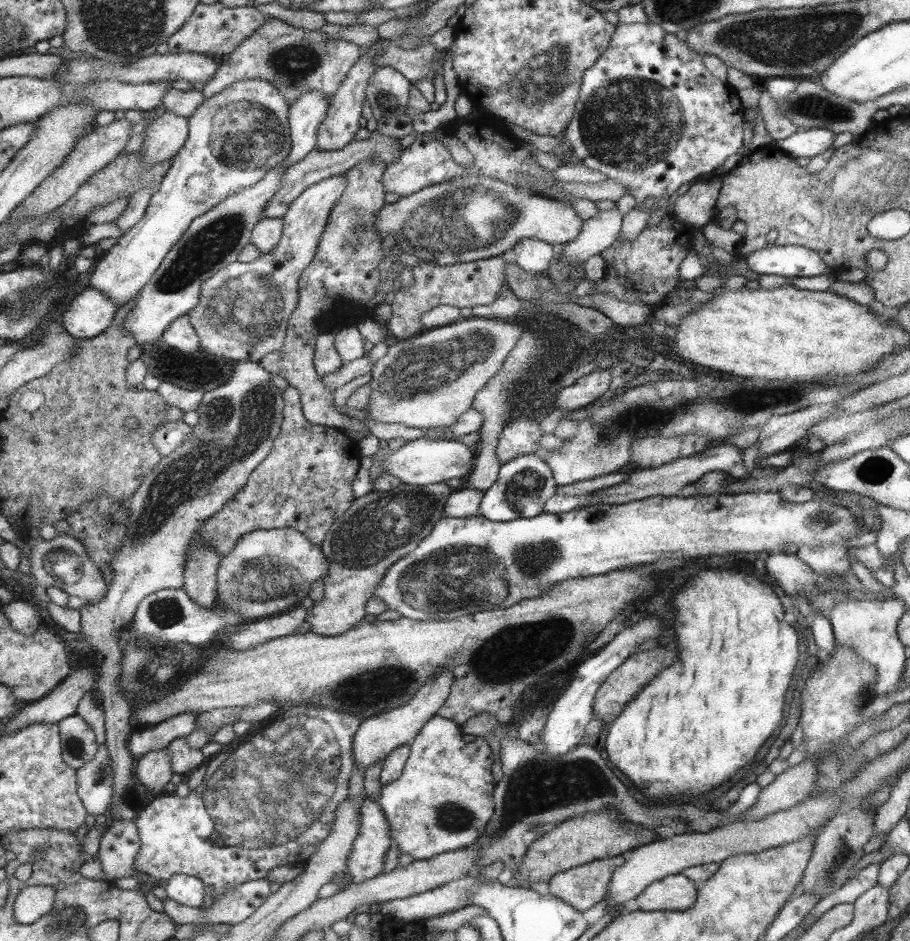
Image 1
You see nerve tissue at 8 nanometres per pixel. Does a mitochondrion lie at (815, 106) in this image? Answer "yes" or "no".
yes

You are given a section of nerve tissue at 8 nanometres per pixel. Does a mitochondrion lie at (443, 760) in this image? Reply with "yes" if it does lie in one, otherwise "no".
no

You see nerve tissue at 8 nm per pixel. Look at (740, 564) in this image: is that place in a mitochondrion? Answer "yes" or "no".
no

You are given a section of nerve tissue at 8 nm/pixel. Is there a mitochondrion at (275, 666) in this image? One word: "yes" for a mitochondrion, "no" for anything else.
no

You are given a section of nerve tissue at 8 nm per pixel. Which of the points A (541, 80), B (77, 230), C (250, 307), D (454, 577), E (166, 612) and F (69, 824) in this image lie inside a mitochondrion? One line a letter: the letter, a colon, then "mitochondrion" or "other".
A: mitochondrion
B: other
C: mitochondrion
D: mitochondrion
E: mitochondrion
F: other

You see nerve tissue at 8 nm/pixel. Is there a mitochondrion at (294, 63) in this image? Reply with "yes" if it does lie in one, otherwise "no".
yes

